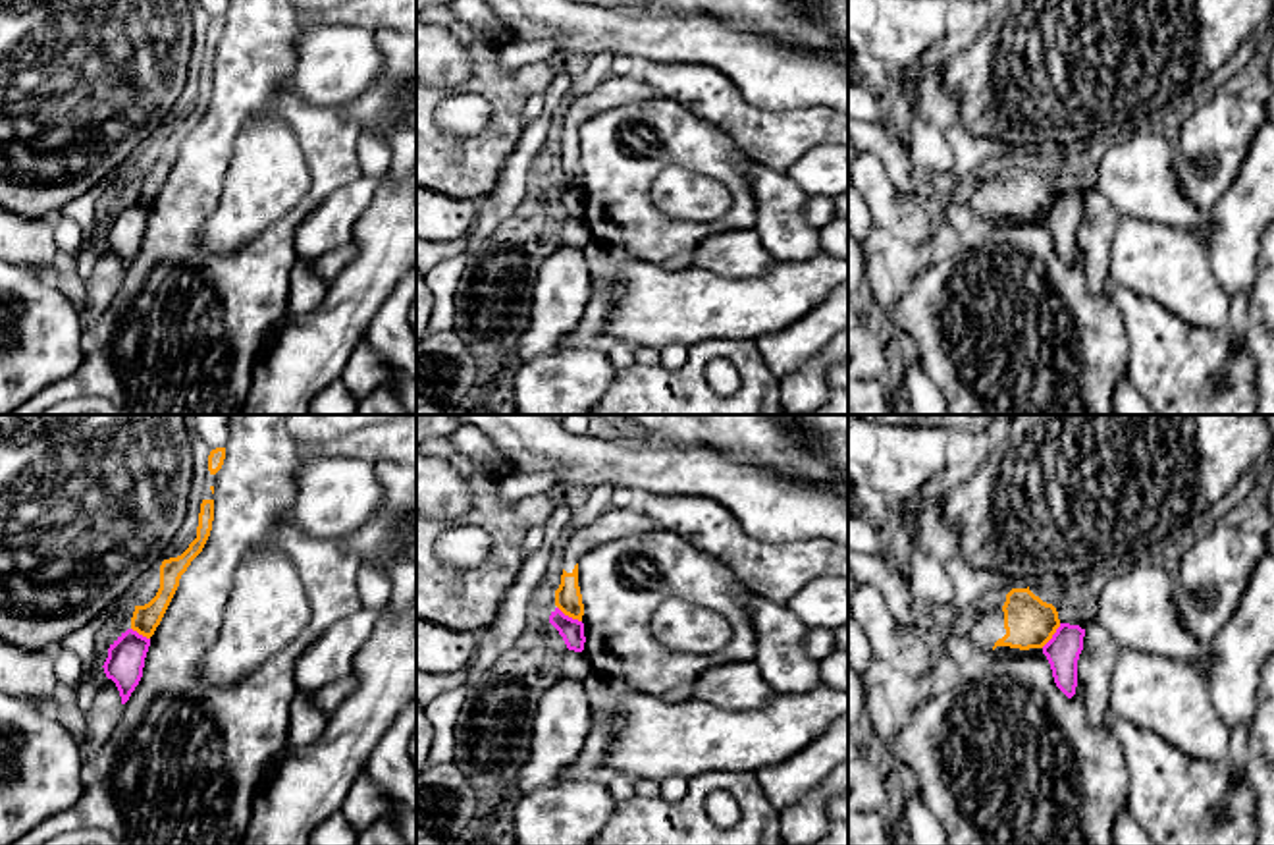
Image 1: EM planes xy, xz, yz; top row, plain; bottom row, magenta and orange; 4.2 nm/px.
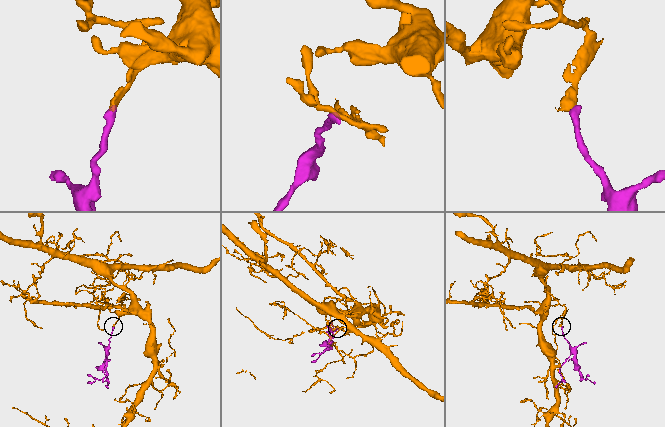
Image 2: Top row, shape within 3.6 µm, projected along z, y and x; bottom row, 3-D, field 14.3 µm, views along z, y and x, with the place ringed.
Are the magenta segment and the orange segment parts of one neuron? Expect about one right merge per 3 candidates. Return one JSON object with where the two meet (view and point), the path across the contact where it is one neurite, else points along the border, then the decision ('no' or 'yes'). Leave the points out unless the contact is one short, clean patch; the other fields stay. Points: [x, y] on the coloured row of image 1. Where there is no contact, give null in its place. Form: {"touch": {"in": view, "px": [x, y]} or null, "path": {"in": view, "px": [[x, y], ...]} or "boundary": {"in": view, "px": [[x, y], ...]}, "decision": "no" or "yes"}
{"touch": {"in": "xz", "px": [567, 616]}, "boundary": {"in": "xz", "px": [[557, 606], [581, 622]]}, "decision": "no"}

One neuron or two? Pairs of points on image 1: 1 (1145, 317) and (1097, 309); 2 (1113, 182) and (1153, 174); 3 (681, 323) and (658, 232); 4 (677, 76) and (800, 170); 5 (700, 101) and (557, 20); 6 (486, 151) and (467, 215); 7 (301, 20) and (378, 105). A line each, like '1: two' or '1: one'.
1: two
2: one
3: two
4: two
5: two
6: two
7: two

